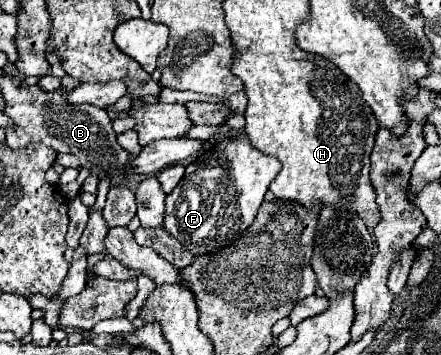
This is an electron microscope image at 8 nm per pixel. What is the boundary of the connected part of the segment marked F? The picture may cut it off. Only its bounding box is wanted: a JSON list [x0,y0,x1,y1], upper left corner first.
[166,134,280,254]

